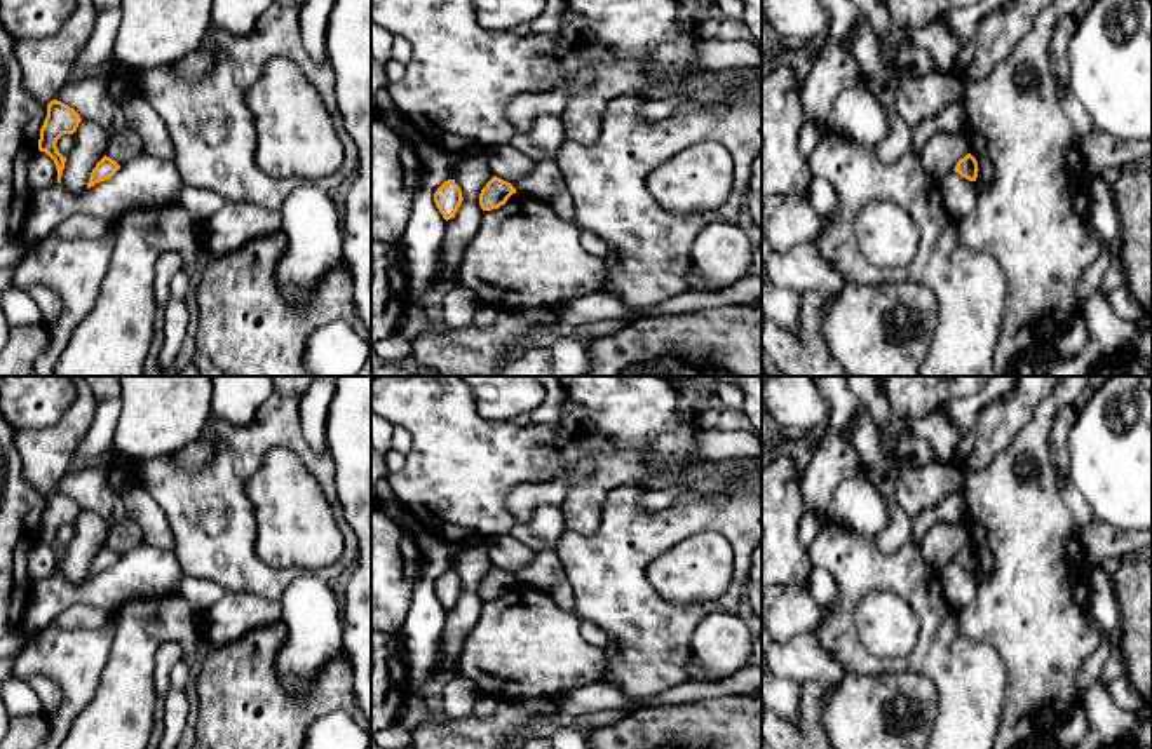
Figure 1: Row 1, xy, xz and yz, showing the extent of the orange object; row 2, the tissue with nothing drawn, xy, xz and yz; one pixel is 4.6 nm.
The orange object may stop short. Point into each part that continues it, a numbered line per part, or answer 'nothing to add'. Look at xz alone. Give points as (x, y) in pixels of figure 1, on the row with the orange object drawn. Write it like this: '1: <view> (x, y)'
nothing to add

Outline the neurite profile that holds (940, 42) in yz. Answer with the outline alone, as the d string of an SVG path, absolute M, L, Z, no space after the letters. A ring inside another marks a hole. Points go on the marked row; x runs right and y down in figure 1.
M946 14L929 21L920 30L911 30L908 37L913 45L922 47L931 56L936 73L953 71L959 54L964 51L946 24Z

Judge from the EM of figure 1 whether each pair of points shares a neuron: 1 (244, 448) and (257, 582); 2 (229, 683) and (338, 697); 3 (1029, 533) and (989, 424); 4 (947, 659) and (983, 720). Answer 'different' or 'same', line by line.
1: same
2: same
3: different
4: same

